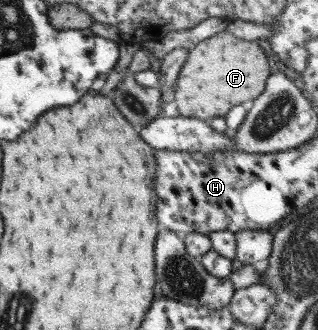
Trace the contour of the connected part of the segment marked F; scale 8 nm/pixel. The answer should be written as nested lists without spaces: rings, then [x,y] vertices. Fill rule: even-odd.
[[[225,30],[212,34],[189,50],[183,68],[174,84],[174,101],[181,116],[206,121],[223,117],[231,106],[253,100],[261,94],[265,78],[269,76],[265,54],[255,41],[245,41]]]

